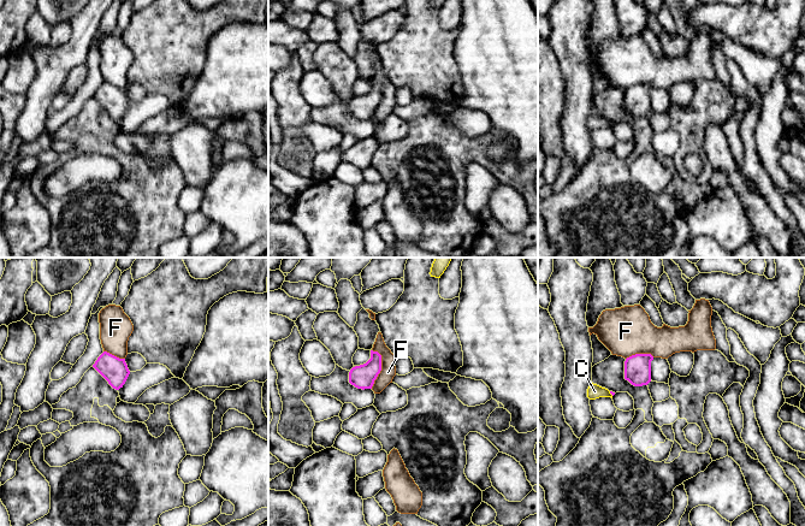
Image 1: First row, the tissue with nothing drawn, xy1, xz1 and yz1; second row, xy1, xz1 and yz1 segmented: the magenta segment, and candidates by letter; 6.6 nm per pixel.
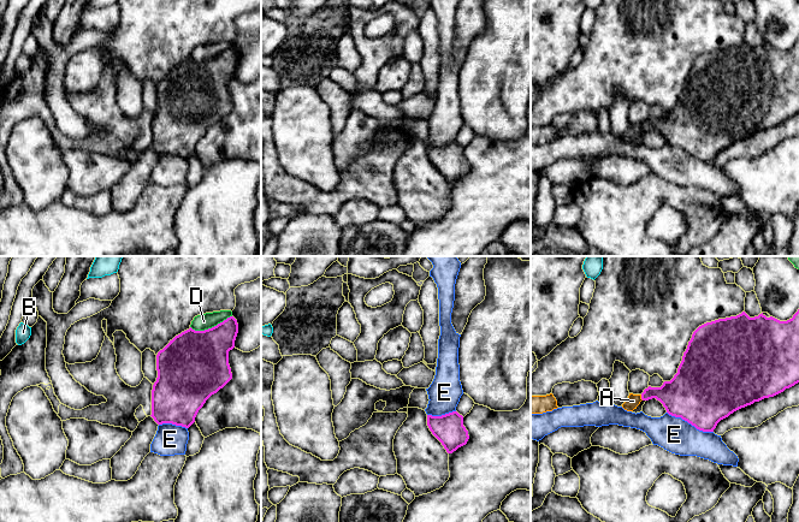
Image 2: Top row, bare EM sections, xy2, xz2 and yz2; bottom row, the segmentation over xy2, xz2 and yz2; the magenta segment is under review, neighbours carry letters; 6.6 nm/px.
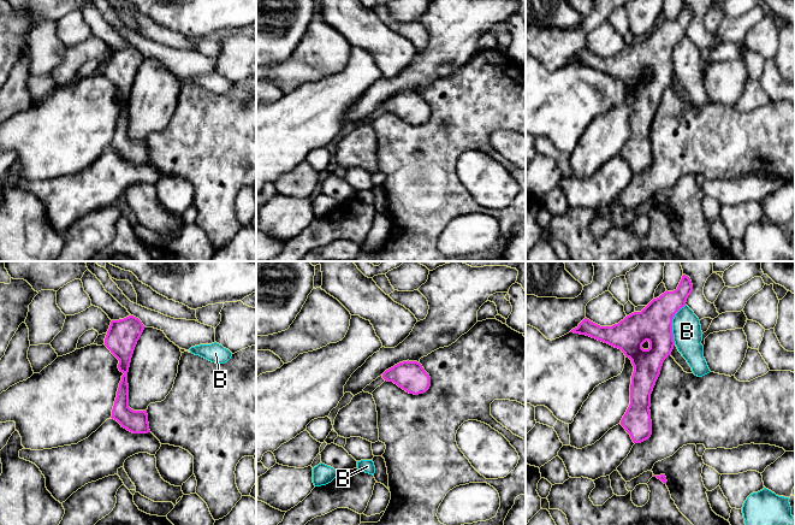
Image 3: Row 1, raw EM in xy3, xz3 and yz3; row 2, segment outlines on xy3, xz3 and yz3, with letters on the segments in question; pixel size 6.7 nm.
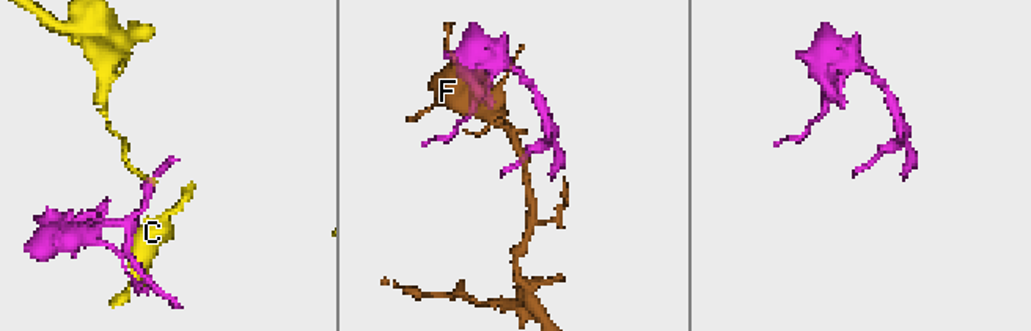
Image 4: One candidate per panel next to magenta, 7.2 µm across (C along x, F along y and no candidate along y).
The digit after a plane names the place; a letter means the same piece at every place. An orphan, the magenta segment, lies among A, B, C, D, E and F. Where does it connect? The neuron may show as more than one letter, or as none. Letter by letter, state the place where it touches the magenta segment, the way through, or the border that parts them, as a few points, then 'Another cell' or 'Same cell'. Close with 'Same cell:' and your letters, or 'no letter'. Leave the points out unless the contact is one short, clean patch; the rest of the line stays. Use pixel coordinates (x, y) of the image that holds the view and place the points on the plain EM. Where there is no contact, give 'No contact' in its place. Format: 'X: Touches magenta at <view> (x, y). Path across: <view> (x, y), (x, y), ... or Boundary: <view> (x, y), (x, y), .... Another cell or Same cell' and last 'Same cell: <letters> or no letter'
A: Touches magenta at yz2 (641, 128). Path across: yz2 (679, 126), (647, 124), (641, 128), (633, 131). Same cell
B: Touches magenta at yz3 (671, 54). Another cell
C: Touches magenta at yz1 (611, 124). Boundary: yz1 (609, 122), (613, 125). Another cell
D: Touches magenta at xy2 (212, 58). Another cell
E: Touches magenta at yz2 (690, 153). Boundary: yz2 (667, 142), (674, 147), (680, 147), (699, 160), (712, 162). Another cell
F: Touches magenta at xz1 (380, 98). Boundary: xz1 (372, 80), (380, 86), (380, 102), (371, 118). Another cell
Same cell: A

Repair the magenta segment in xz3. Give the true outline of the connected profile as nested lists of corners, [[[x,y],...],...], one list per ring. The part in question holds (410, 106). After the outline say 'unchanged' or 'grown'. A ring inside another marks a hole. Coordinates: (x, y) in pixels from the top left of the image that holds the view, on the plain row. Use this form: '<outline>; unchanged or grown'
[[[403,92],[382,104],[382,108],[393,112],[409,124],[426,123],[431,117],[431,107],[417,92]]]; unchanged

